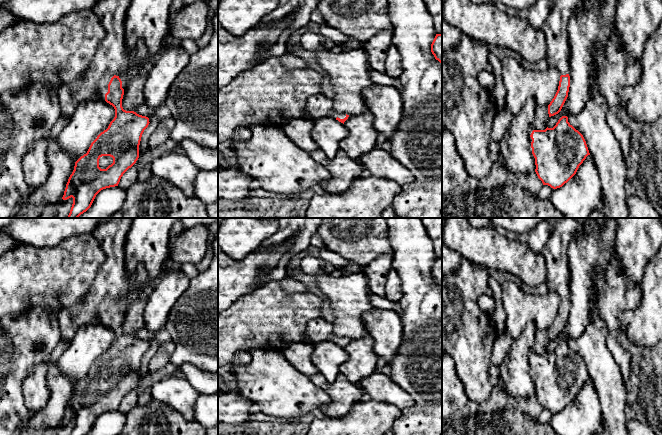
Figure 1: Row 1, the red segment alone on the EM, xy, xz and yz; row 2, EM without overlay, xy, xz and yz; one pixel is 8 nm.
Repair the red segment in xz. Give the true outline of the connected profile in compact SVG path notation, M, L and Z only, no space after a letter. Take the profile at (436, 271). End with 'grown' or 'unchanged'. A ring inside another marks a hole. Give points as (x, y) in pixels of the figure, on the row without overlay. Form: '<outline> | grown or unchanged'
M436 258L431 268L431 276L435 283L438 284L442 289L442 258Z | unchanged

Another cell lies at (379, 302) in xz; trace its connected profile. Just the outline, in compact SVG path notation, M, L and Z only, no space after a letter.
M369 292L369 296L370 296L370 302L373 305L373 307L382 310L392 310L398 313L399 315L402 314L402 309L399 302L392 302L386 299L385 297L377 296L371 292Z

